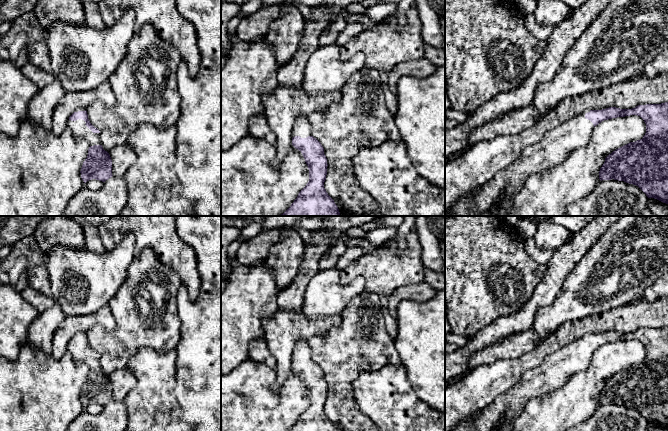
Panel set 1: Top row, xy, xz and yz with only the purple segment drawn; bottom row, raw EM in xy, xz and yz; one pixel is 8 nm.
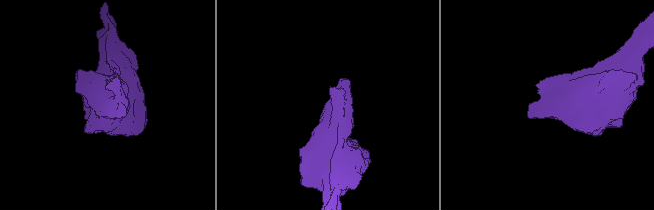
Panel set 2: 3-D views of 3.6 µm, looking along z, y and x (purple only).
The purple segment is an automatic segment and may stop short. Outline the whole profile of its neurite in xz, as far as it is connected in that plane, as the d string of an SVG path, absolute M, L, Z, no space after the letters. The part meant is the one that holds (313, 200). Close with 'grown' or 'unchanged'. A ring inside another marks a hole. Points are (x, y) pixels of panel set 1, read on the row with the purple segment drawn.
M297 117L292 137L292 145L302 153L308 166L309 181L280 216L340 216L337 205L324 188L327 158L321 143L312 136L308 117Z | grown

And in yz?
M668 102L638 105L632 109L609 107L586 110L548 131L543 139L525 148L508 167L485 186L462 198L451 208L451 216L480 216L500 205L505 216L526 179L562 162L577 146L585 146L596 125L604 120L640 116L646 124L642 139L609 154L599 179L618 180L638 186L648 198L668 204Z | grown

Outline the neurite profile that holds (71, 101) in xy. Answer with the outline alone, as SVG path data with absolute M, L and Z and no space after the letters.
M104 82L94 90L83 92L66 92L59 101L52 115L52 133L60 136L68 127L69 117L80 108L87 108L95 101L101 101L105 106L112 106L115 101L110 83Z

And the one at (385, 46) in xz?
M417 9L406 12L406 26L398 28L395 14L376 26L363 28L356 36L340 46L340 56L346 61L356 53L365 55L365 66L389 73L399 64L424 58L422 25Z

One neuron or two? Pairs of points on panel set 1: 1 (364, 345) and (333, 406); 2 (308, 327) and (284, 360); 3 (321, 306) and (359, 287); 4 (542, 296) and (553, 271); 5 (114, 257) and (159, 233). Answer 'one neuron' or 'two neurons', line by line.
1: one neuron
2: one neuron
3: one neuron
4: one neuron
5: two neurons

